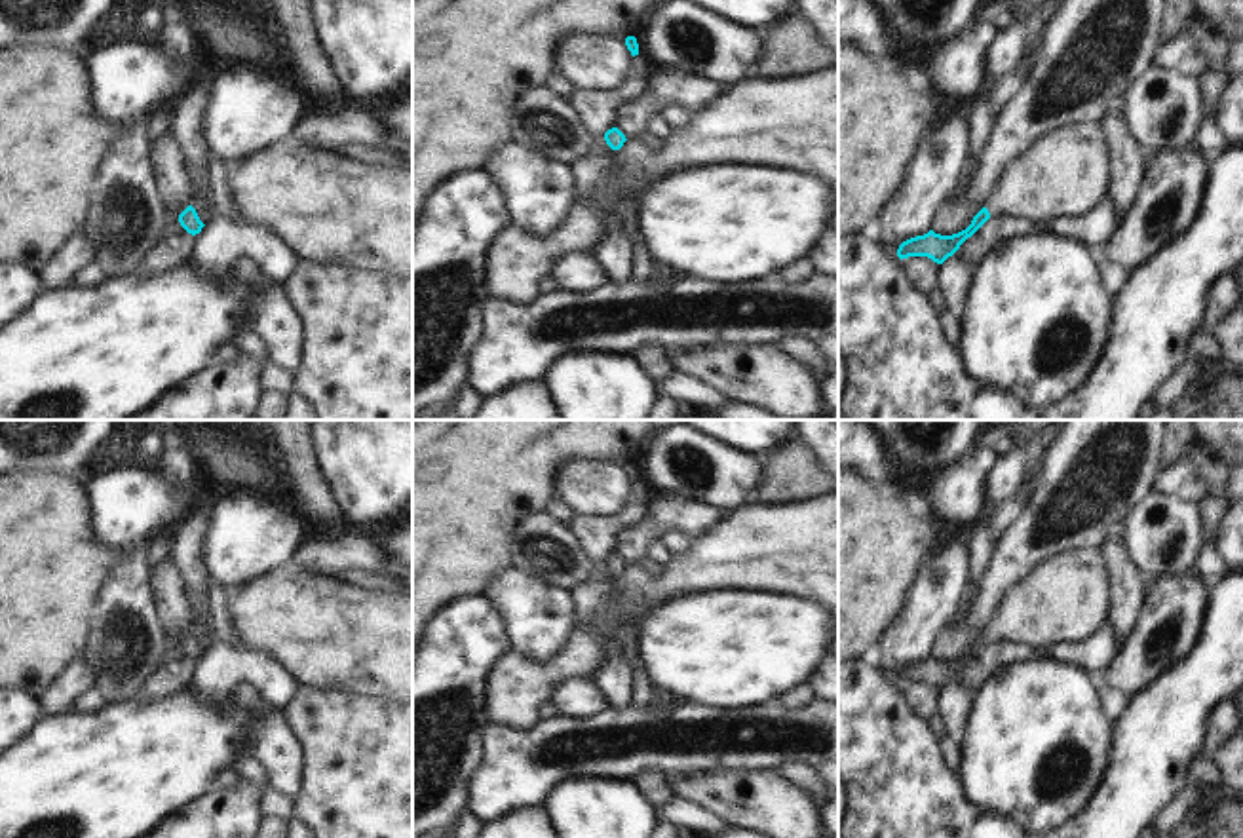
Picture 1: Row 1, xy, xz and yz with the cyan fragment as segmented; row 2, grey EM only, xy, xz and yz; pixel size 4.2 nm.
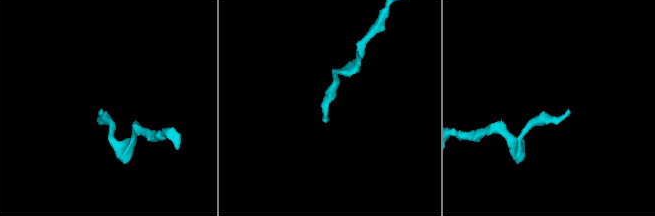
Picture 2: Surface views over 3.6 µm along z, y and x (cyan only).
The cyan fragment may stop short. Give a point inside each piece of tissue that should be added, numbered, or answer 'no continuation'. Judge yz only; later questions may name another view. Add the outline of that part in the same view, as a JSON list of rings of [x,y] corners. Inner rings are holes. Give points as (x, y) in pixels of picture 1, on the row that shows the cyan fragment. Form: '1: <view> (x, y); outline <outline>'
1: yz (1067, 173); outline [[[1076,124],[1042,137],[1000,177],[986,209],[994,219],[1076,219],[1108,196],[1112,154],[1100,124]]]

